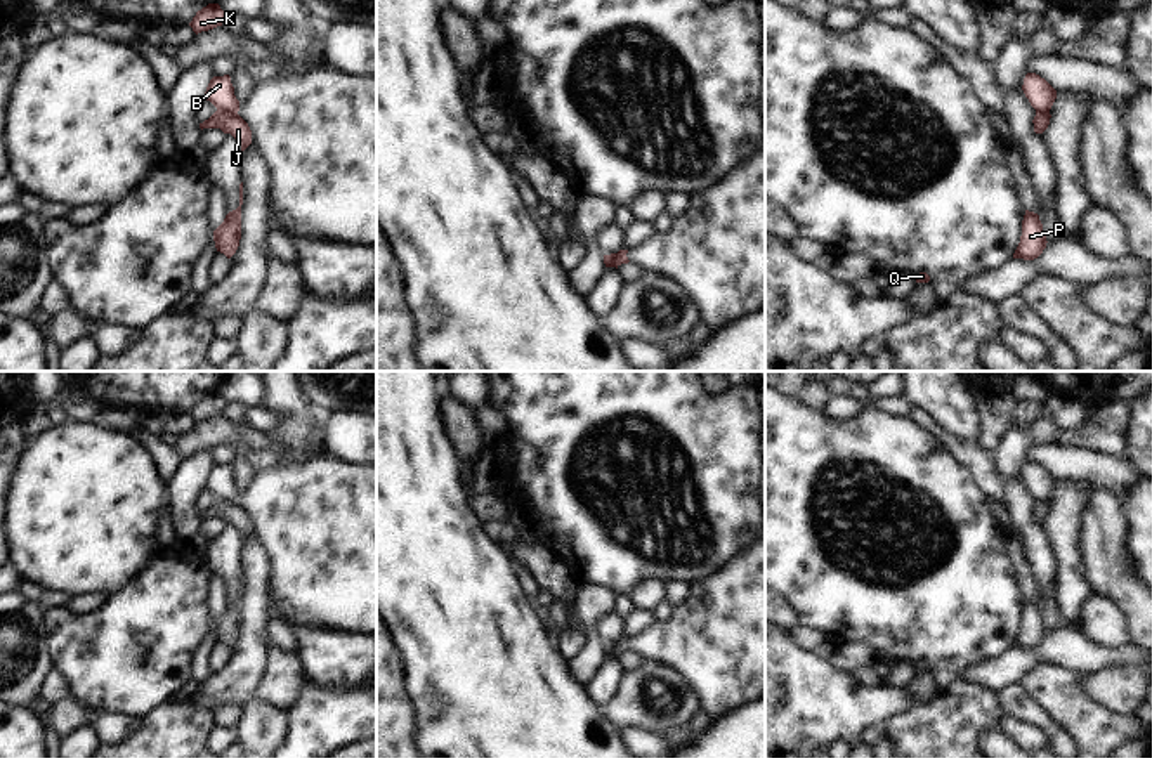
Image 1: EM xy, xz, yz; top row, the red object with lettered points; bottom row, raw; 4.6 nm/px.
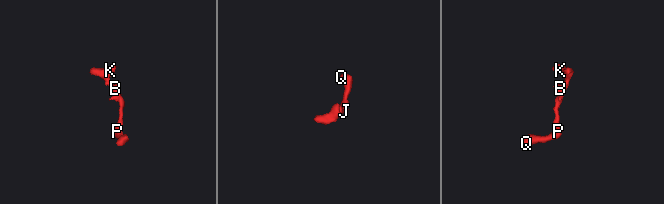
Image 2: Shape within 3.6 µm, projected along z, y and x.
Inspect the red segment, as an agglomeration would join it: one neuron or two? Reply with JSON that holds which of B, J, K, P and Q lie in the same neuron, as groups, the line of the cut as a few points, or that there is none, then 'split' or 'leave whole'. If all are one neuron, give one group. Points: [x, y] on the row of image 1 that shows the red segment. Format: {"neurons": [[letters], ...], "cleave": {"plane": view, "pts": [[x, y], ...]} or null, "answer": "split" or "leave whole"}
{"neurons": [["B", "K"], ["J", "P", "Q"]], "cleave": {"plane": "xy", "pts": [[217, 108], [236, 115]]}, "answer": "split"}

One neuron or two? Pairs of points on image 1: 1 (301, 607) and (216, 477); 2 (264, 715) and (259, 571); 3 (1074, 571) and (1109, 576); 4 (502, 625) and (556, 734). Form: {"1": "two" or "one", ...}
{"1": "one", "2": "two", "3": "two", "4": "one"}

